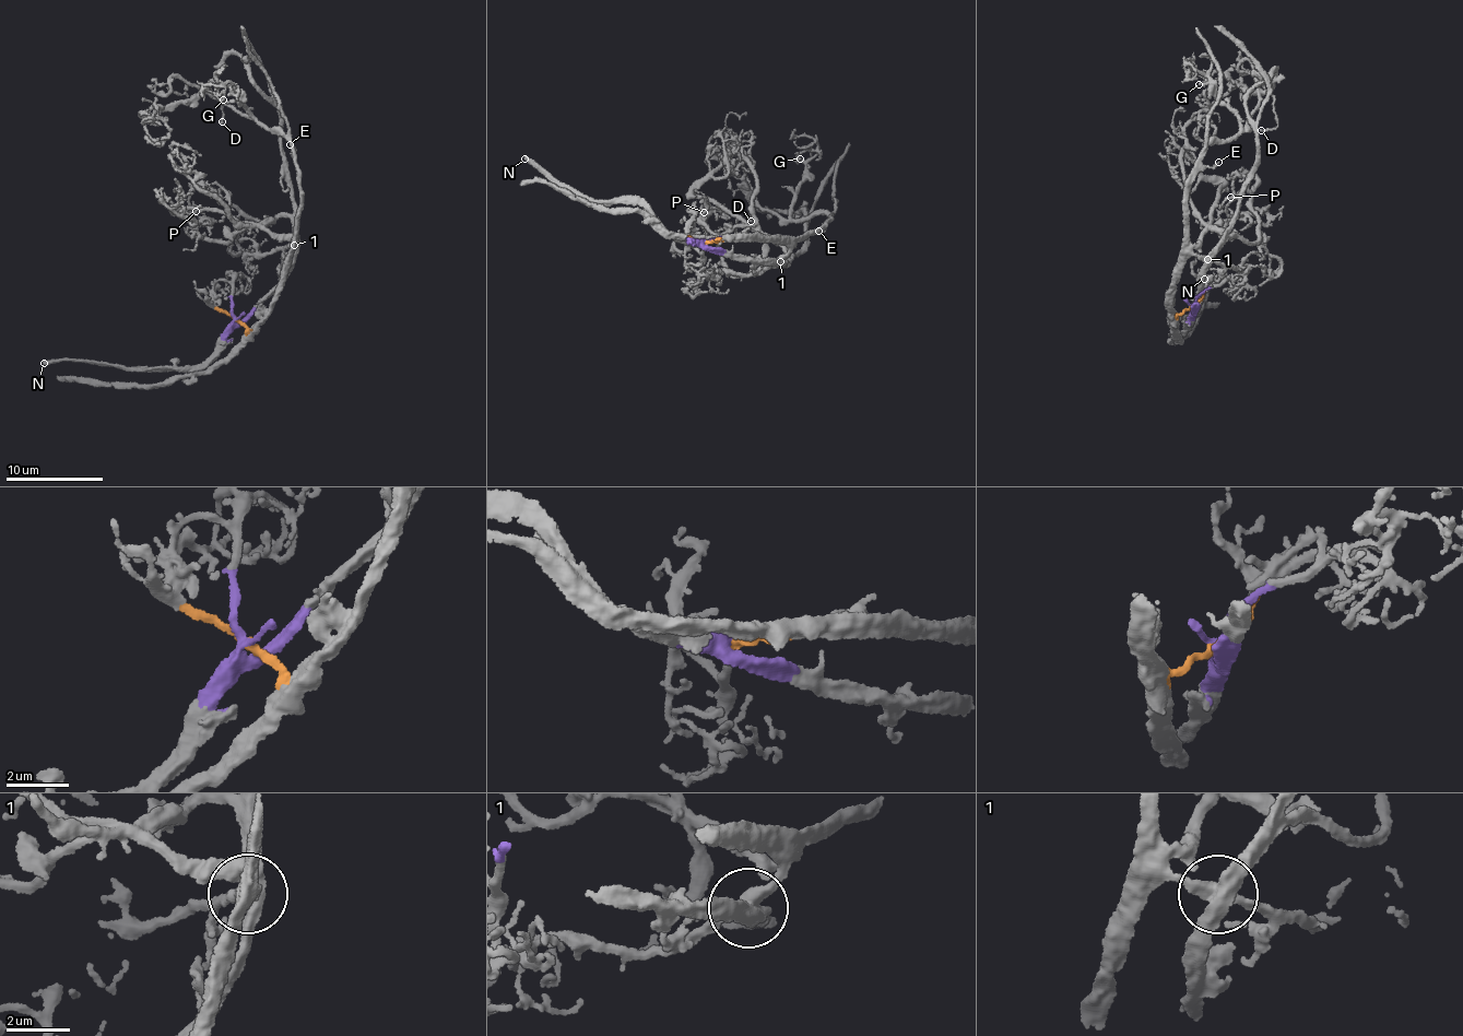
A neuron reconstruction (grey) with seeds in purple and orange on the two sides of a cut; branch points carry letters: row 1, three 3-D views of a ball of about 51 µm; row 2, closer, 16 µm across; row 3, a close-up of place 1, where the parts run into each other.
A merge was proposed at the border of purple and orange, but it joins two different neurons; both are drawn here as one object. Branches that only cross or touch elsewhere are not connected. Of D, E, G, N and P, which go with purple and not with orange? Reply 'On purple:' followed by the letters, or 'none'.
On purple: D, N, P

